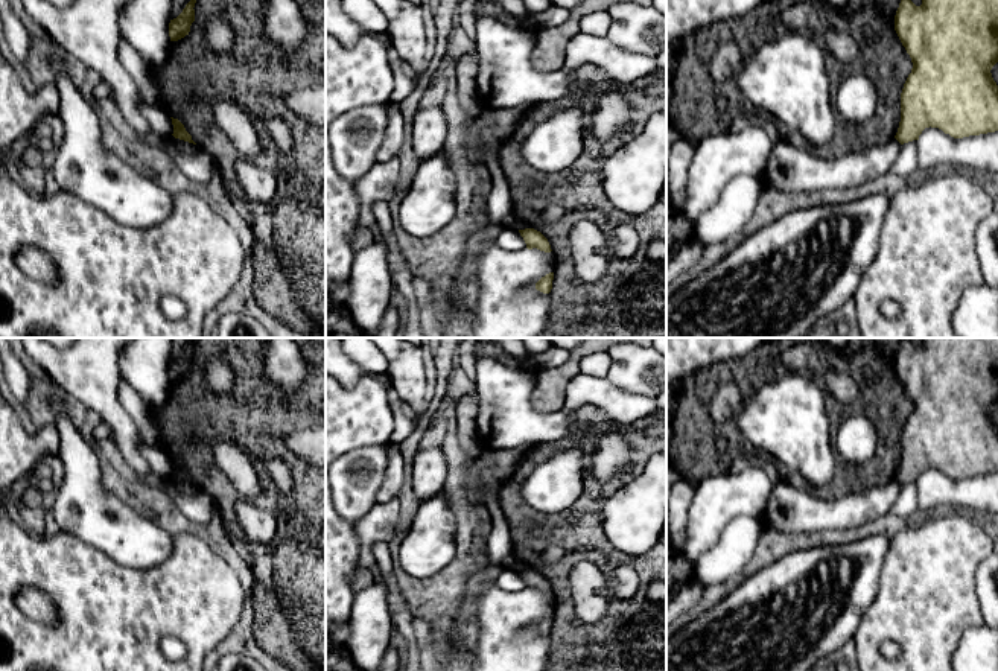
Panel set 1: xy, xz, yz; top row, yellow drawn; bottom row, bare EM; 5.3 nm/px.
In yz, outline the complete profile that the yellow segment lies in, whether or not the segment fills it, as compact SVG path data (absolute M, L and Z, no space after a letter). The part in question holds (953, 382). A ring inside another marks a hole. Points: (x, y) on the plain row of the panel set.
M902 338L895 371L913 403L901 434L901 463L895 476L901 485L919 481L930 467L954 479L998 472L998 426L990 414L998 403L998 338L922 338L920 347Z

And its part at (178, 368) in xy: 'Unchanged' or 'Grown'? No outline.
Unchanged

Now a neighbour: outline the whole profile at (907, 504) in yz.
M917 481L901 485L899 496L890 511L896 517L911 517L919 513L919 484Z

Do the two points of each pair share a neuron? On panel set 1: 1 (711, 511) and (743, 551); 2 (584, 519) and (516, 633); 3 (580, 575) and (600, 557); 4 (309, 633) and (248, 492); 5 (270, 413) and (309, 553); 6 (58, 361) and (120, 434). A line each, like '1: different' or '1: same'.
1: different
2: different
3: different
4: different
5: same
6: same

